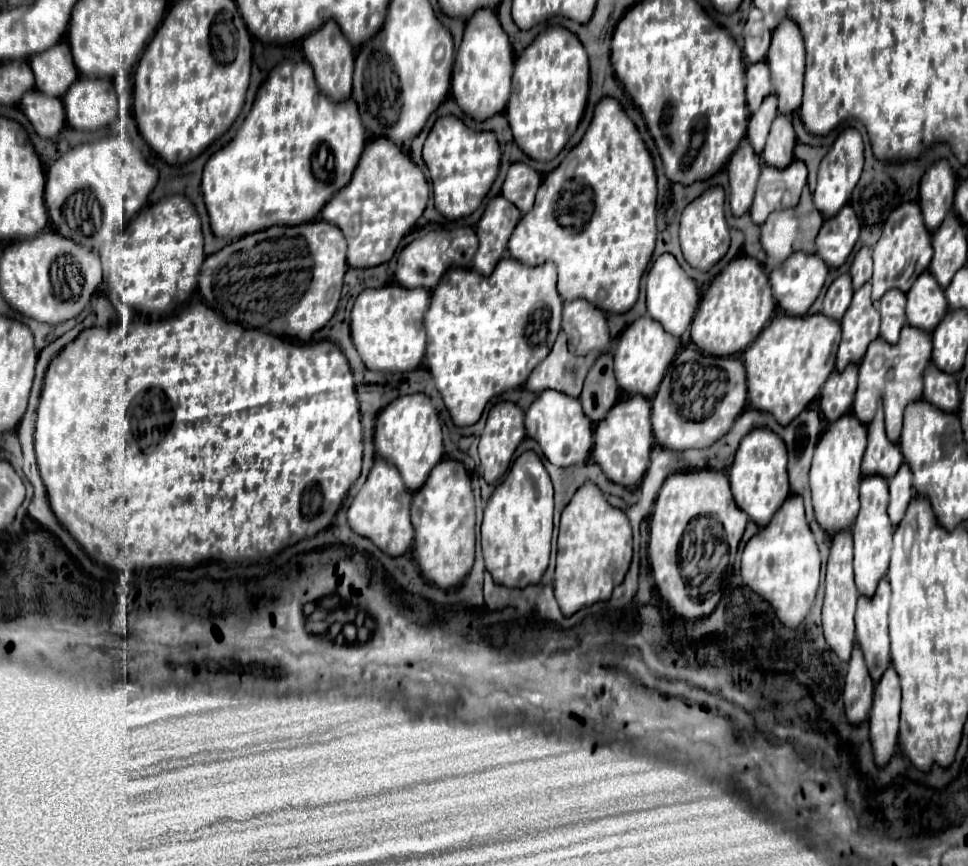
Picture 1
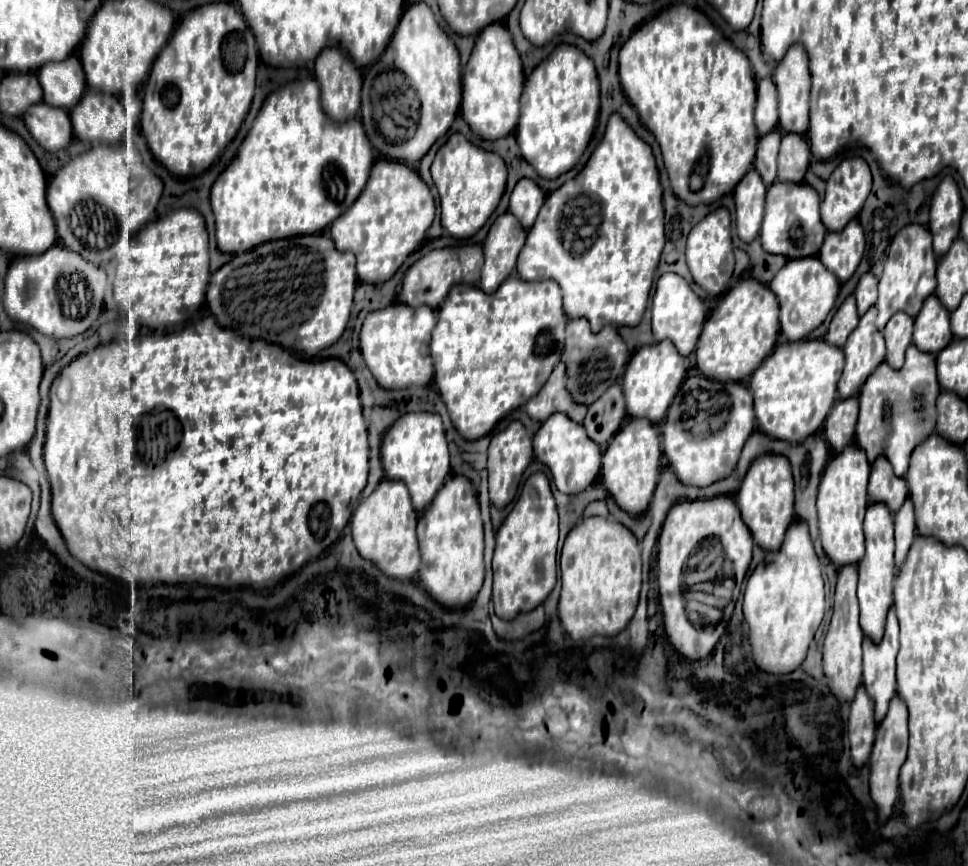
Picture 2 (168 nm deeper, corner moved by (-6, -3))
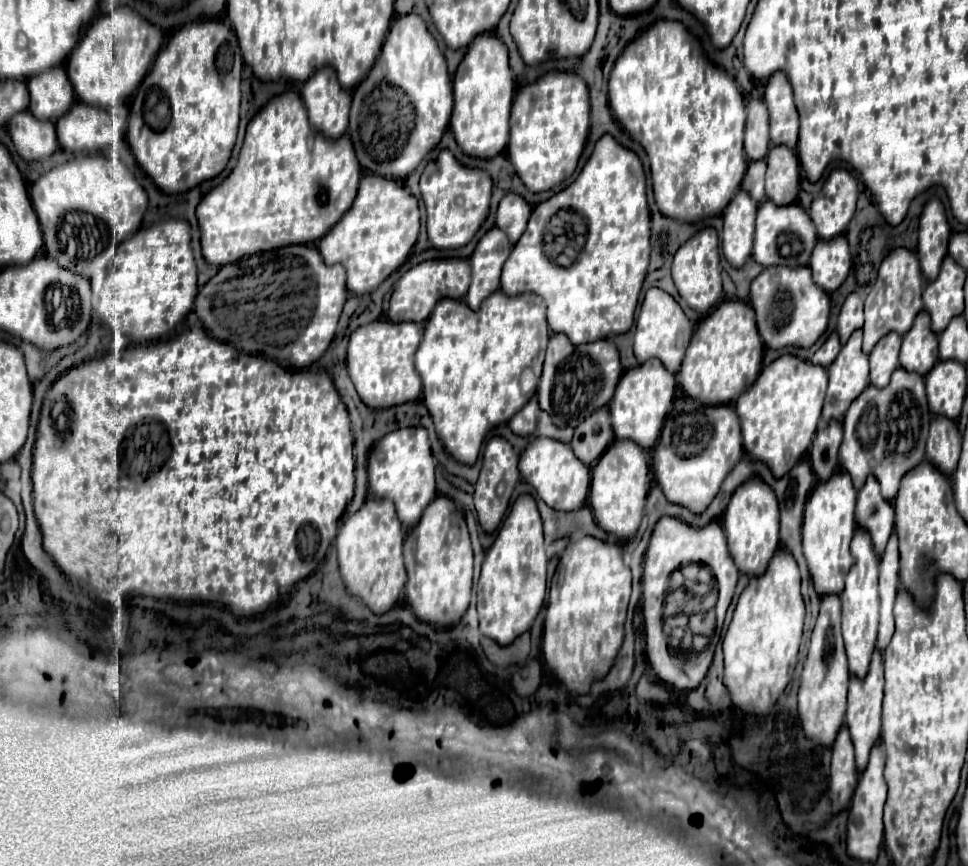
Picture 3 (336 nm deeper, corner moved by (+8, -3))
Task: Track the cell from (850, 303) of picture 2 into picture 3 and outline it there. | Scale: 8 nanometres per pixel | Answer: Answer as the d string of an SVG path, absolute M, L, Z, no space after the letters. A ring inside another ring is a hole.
M830 334L830 338L824 342L824 346L814 354L812 358L812 364L818 364L822 368L828 368L830 362L834 362L834 358L838 356L838 350L840 350L840 340L838 340L838 334Z

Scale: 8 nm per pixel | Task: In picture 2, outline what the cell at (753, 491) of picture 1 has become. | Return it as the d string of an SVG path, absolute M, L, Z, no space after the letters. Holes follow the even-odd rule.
M762 454L756 458L756 462L752 462L736 494L736 504L742 520L754 536L754 542L766 550L778 550L786 528L794 520L794 480L790 462L784 458L784 454Z

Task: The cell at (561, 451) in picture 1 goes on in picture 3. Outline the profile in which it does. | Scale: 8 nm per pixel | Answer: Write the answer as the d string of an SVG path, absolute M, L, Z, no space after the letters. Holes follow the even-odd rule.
M536 438L520 456L520 474L524 482L528 482L540 500L544 500L550 508L572 512L586 504L588 488L590 488L590 468L582 464L568 444L550 440L550 438Z

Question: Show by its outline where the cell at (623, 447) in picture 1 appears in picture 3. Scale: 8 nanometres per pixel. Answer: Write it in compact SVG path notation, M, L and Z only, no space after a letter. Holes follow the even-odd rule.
M614 440L610 450L606 450L606 454L602 454L598 464L592 468L588 504L594 510L596 524L604 532L614 534L620 542L634 538L644 516L644 502L648 490L650 490L650 480L648 480L648 462L644 450L632 440Z

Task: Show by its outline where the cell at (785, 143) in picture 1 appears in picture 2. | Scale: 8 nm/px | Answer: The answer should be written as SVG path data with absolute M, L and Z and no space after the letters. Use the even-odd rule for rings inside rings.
M784 134L778 154L778 180L802 182L810 164L810 150L800 134Z

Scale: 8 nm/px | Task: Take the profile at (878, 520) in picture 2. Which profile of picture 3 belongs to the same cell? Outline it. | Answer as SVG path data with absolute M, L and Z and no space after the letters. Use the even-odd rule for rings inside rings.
M862 528L856 530L852 538L850 552L854 556L854 564L846 576L846 588L840 594L842 602L842 636L844 636L844 646L846 646L846 656L848 656L848 666L850 674L858 674L858 678L866 676L866 670L870 666L870 654L874 652L876 644L876 630L878 630L878 558L872 548L872 540L868 532Z

